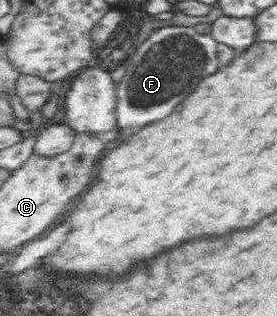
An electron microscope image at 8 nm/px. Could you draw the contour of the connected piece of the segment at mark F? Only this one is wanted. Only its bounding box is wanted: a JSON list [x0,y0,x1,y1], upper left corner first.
[117,26,220,130]

